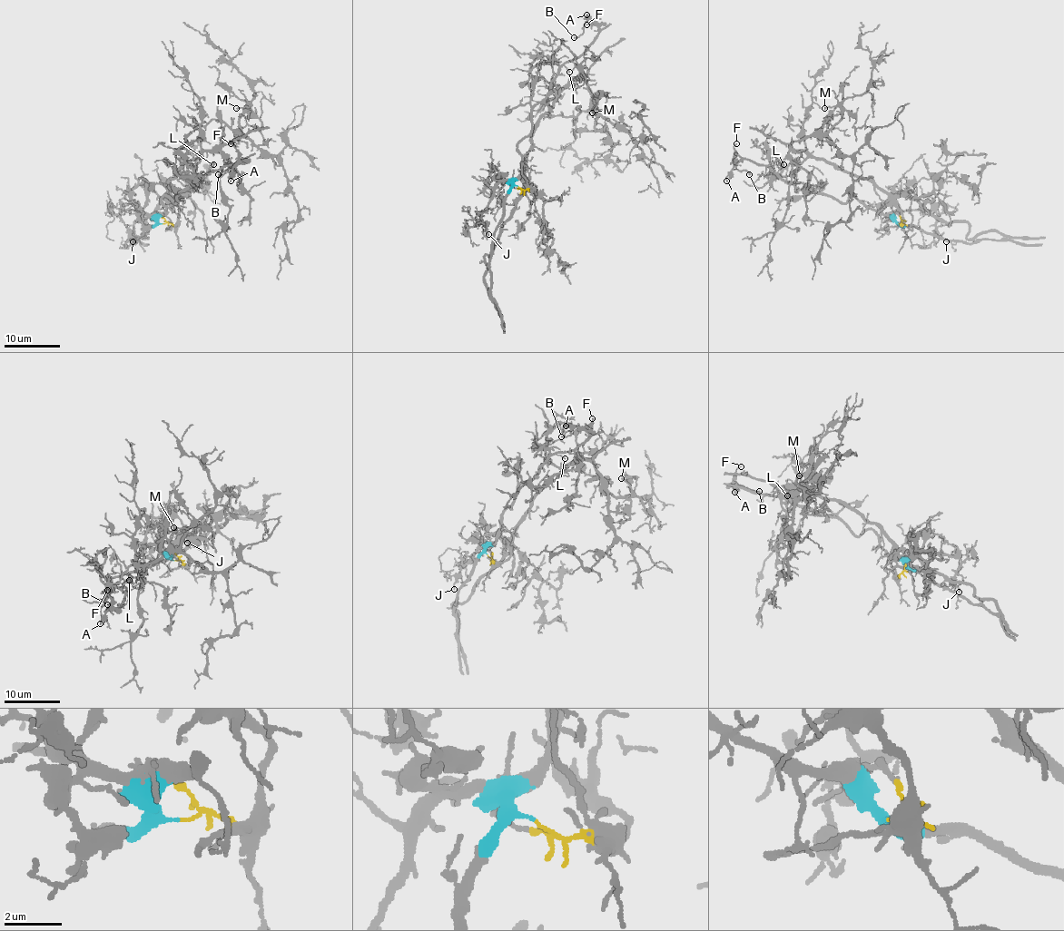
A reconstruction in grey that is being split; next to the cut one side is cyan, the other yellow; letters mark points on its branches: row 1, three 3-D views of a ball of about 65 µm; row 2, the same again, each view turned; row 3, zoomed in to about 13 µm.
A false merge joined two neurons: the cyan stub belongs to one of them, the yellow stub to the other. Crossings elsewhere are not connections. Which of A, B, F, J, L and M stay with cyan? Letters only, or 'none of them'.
A, B, F, J, L

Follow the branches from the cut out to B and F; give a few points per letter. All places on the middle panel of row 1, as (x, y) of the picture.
B: (517, 186), (517, 148), (530, 132), (531, 110), (598, 31), (587, 21), (574, 37)
F: (517, 186), (517, 145), (530, 132), (531, 110), (558, 70), (598, 32), (597, 24), (586, 24)

